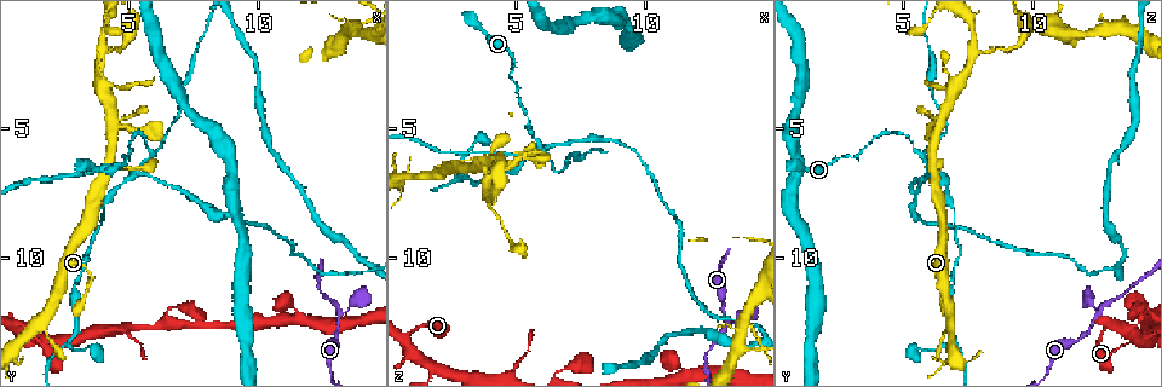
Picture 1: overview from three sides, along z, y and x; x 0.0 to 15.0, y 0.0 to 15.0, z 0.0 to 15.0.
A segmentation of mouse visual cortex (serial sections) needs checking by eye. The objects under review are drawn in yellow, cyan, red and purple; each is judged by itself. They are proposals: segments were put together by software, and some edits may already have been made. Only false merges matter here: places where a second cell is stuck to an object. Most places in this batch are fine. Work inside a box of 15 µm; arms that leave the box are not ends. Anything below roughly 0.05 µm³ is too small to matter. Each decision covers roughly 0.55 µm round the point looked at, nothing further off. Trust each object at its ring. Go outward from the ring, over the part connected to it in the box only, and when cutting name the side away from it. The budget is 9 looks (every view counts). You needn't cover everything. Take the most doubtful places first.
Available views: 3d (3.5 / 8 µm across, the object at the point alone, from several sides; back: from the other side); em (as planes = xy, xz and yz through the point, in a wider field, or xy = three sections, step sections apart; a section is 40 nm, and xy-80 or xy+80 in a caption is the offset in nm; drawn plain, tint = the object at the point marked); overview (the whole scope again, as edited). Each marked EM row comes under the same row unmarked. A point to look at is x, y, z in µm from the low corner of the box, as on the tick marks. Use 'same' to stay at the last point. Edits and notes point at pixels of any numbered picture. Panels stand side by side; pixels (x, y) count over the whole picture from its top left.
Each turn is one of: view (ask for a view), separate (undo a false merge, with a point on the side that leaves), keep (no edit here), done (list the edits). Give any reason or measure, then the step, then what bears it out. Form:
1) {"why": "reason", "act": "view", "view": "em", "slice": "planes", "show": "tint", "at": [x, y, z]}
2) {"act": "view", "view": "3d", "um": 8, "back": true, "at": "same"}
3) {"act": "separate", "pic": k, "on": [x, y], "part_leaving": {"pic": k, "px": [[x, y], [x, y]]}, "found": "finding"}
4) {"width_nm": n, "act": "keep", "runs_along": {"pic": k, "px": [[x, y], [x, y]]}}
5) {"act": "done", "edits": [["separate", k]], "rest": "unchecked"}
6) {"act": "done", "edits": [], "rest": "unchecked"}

{"act": "view", "view": "3d", "um": 3.5, "at": [5.4, 6.4, 6.1]}

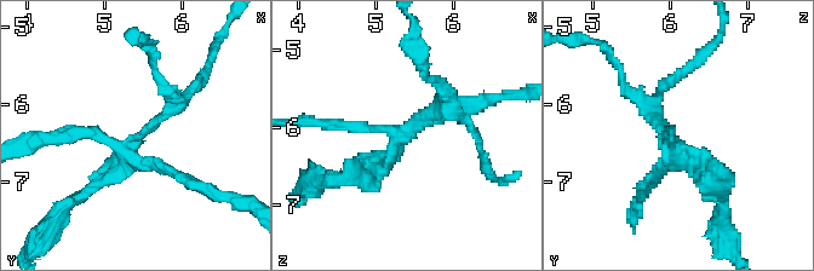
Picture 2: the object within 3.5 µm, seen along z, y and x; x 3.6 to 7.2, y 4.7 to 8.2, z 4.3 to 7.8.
{"why": "need the tissue", "act": "view", "view": "em", "slice": "planes", "show": "tint", "at": [5.35, 6.50, 6.15]}

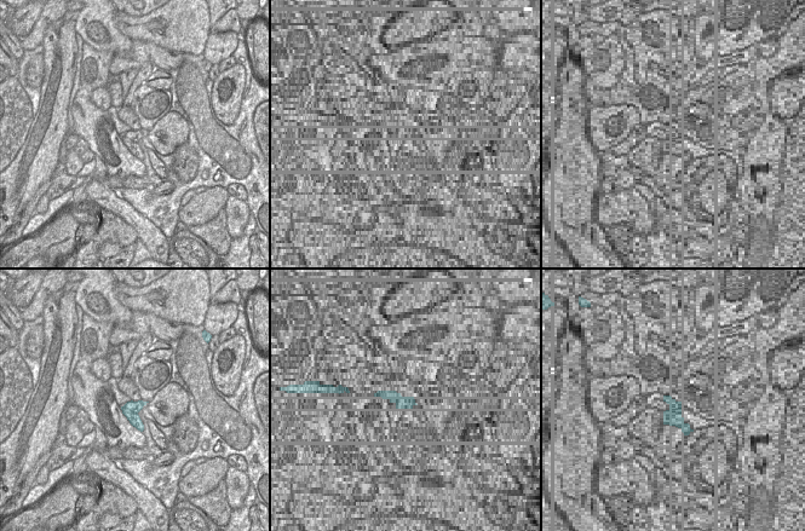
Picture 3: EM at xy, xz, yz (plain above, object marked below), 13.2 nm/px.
{"arms": 4, "arm_widths_nm": [150, 150, 200, 200], "act": "separate", "pic": 2, "on": [82, 133], "part_leaving": {"pic": 2, "px": [[131, 154], [231, 199]]}, "found": "a second cell is stuck on"}

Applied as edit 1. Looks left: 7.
{"why": "abrupt turn", "act": "view", "view": "3d", "um": 8, "at": [2.8, 13.2, 6.9]}

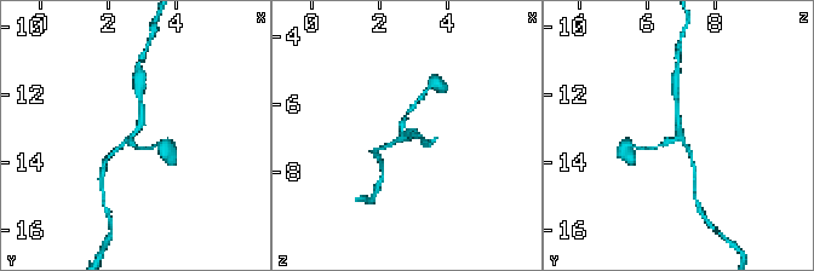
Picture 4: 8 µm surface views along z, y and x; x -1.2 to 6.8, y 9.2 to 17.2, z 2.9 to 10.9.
{"arms": 3, "arm_widths_nm": [150, 150, 150], "why": "shape alone is not enough", "act": "view", "view": "em", "slice": "xy", "step": 2, "show": "tint", "at": [2.7, 13.3, 7.0]}

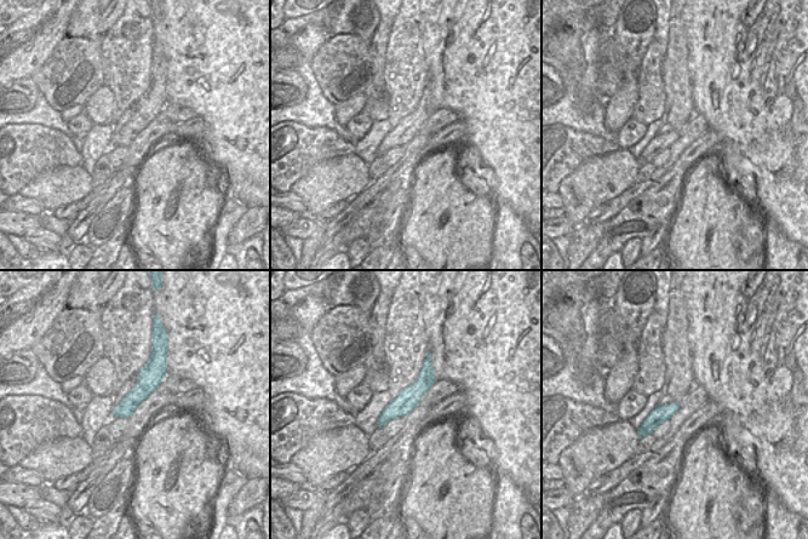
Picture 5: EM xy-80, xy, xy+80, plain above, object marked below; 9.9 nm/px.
{"act": "keep", "runs_along": {"pic": 4, "px": [[676, 102], [680, 136], [651, 148]]}, "found": "all the same cell"}

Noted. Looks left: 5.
{"act": "view", "view": "overview"}

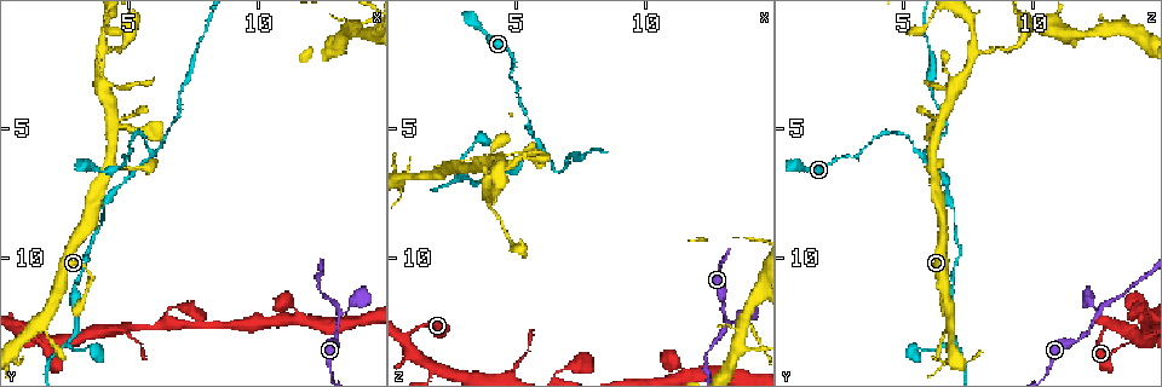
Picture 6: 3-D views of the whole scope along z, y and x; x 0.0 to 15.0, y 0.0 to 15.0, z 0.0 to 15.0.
{"why": "small branch off a trunk", "act": "view", "view": "3d", "um": 3.5, "at": [1.6, 13.2, 14.2]}

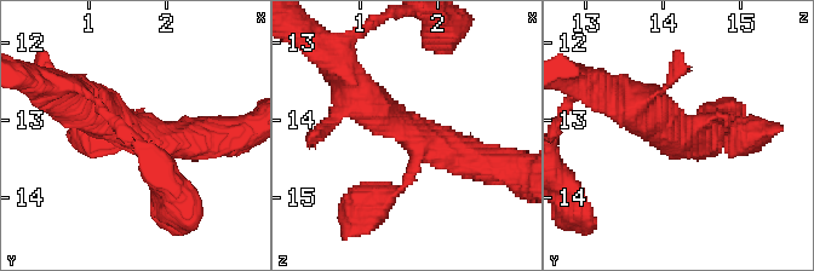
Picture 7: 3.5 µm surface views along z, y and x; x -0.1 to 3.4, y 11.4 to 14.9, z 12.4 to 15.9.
{"arms": 3, "arm_widths_nm": [100, 500, 500], "why": "shape alone is not enough", "act": "view", "view": "em", "slice": "xy", "step": 5, "show": "tint", "at": [1.70, 13.25, 14.15]}

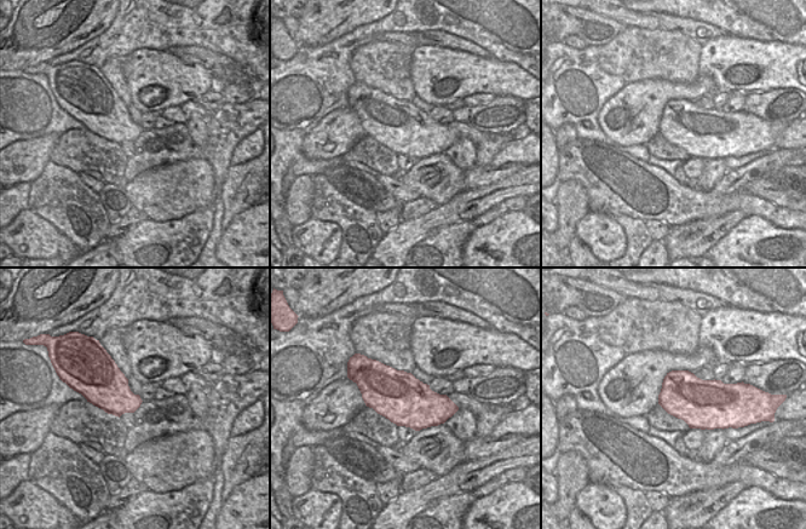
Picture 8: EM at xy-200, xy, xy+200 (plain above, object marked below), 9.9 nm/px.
{"why": "another direction", "act": "view", "view": "em", "slice": "xy", "step": 3, "show": "tint", "at": "same"}

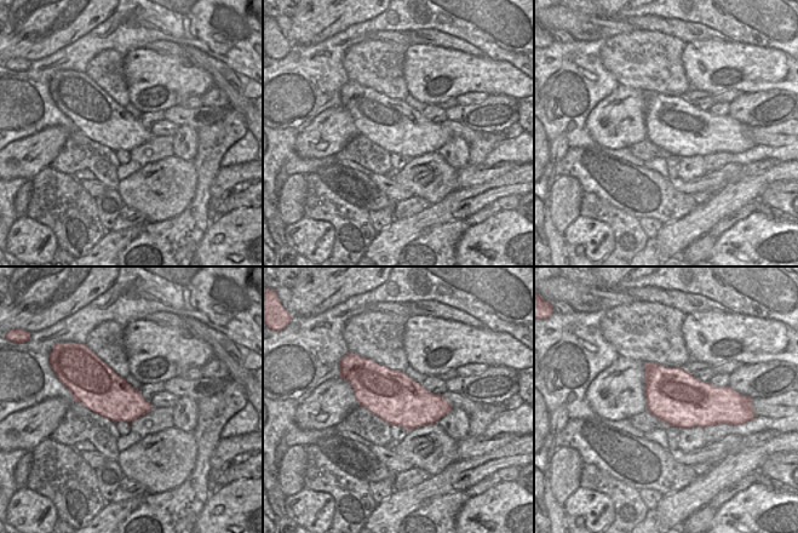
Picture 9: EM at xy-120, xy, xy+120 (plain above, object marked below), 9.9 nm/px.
{"act": "keep", "runs_along": {"pic": 7, "px": [[355, 90], [411, 133], [489, 165]]}, "found": "all the same cell"}

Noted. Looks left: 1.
{"act": "done", "edits": [["separate", 2]], "rest": "unchecked"}

